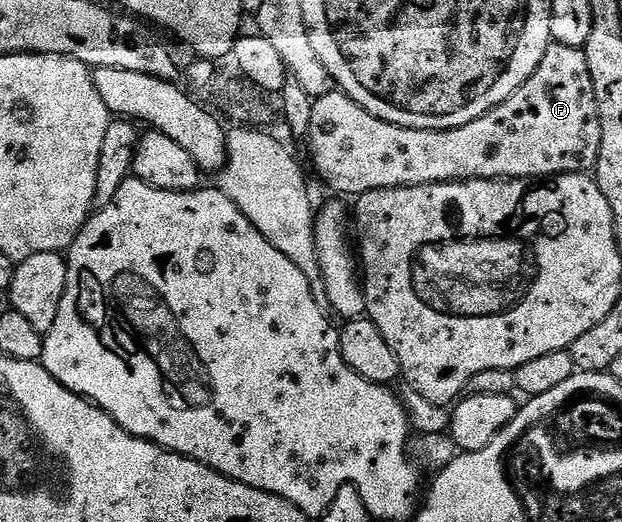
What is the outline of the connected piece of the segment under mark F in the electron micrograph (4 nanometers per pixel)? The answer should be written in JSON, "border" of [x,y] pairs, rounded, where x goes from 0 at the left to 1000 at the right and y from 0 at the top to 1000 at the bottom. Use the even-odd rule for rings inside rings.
{"border":[[[886,84],[879,92],[876,113],[870,113],[863,136],[857,136],[857,144],[850,144],[846,159],[831,174],[825,174],[825,182],[818,182],[818,190],[812,190],[797,209],[785,213],[778,224],[760,228],[760,236],[743,239],[733,247],[646,247],[641,239],[606,228],[606,220],[587,213],[587,205],[580,205],[566,186],[558,184],[550,174],[534,174],[521,186],[508,186],[505,195],[500,249],[492,259],[490,276],[494,276],[495,289],[500,291],[500,308],[506,314],[514,343],[539,368],[534,370],[539,374],[551,374],[545,370],[576,374],[608,362],[637,362],[638,358],[664,358],[666,354],[707,354],[717,347],[799,347],[804,343],[839,347],[842,343],[895,339],[900,331],[934,331],[955,326],[957,307],[966,282],[966,228],[960,213],[960,182],[953,174],[953,144],[947,144],[947,113],[942,92],[929,94],[928,90]]]}

